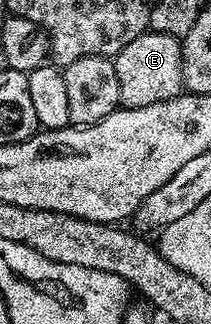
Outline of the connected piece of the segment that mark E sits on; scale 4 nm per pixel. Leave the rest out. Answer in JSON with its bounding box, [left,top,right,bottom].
[113,31,184,109]

